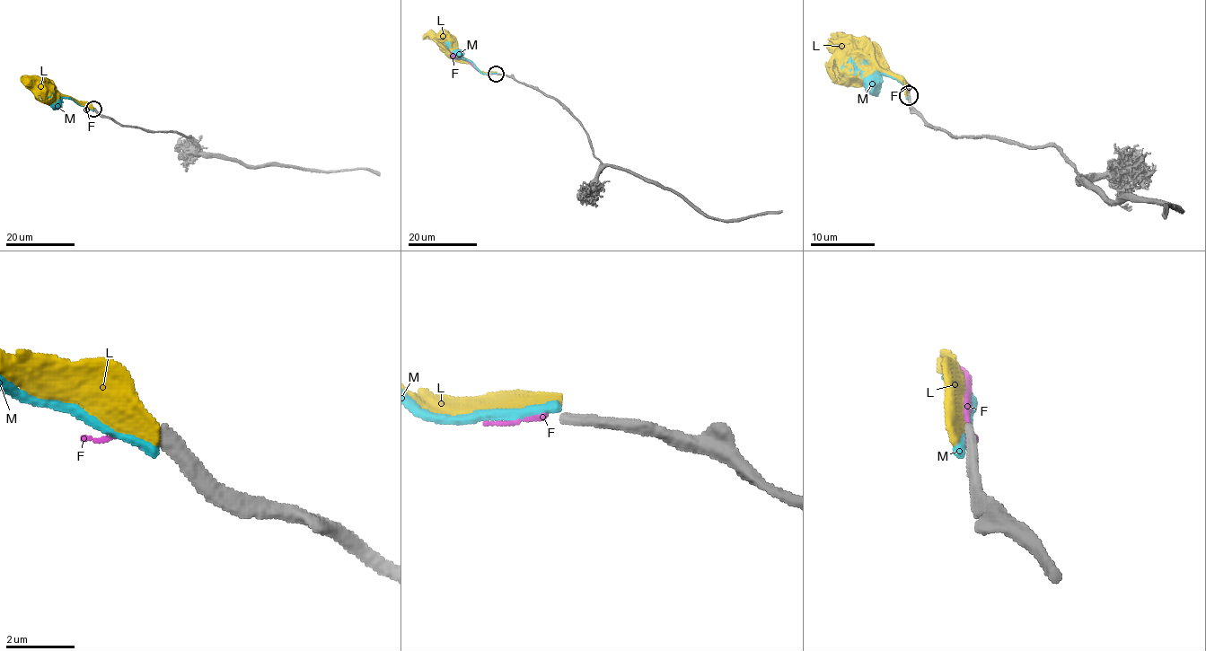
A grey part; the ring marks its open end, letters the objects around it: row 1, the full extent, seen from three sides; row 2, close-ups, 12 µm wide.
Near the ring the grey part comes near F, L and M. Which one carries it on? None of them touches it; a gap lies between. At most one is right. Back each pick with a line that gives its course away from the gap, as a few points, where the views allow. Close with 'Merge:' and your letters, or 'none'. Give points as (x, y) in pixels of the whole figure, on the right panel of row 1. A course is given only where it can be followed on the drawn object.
L: course (907, 95), (907, 88), (891, 72), (872, 70), (849, 49)
Merge: L

